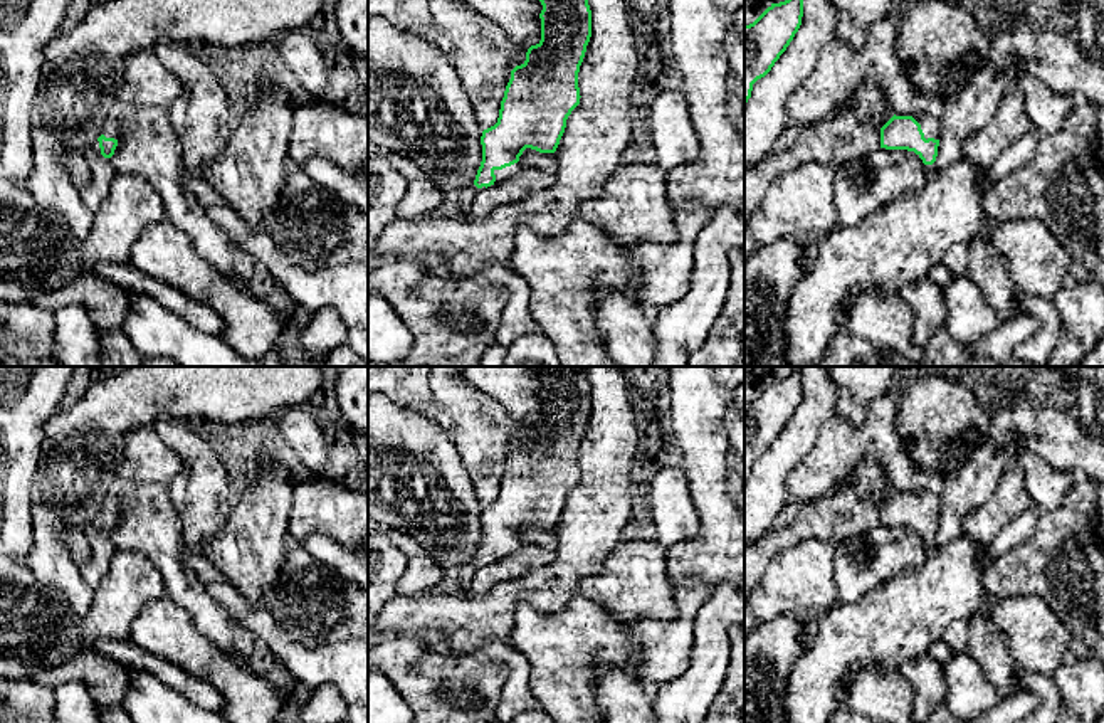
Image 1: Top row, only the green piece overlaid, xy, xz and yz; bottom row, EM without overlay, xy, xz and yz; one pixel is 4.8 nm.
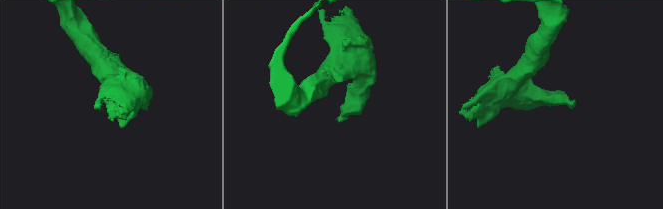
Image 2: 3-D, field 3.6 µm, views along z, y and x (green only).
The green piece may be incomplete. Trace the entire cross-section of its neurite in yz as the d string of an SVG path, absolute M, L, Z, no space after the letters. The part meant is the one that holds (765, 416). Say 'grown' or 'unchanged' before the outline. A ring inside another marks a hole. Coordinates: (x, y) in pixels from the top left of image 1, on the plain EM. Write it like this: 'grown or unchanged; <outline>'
unchanged; M802 370L771 380L753 400L744 402L744 483L753 461L765 454L786 427L802 402Z

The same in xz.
grown; M538 367L543 382L541 417L526 429L526 437L511 447L501 478L497 499L482 508L482 538L474 560L459 578L467 588L472 575L484 565L523 548L518 540L526 525L555 530L566 504L566 496L580 481L578 449L591 414L590 367Z

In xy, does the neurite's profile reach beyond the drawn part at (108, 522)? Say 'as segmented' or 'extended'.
extended

